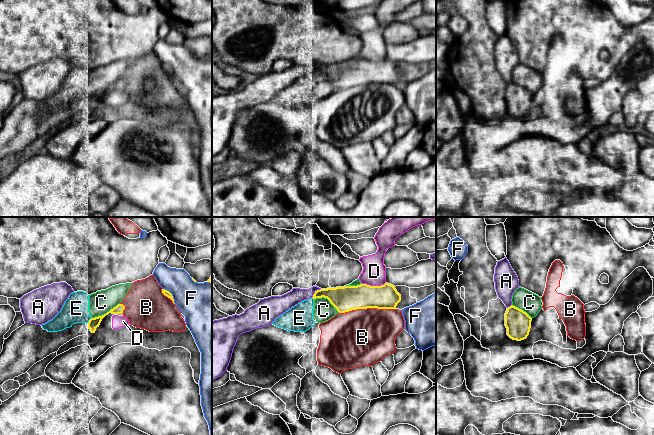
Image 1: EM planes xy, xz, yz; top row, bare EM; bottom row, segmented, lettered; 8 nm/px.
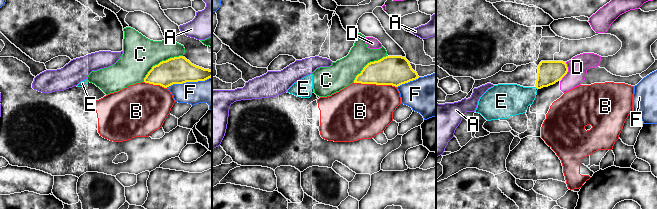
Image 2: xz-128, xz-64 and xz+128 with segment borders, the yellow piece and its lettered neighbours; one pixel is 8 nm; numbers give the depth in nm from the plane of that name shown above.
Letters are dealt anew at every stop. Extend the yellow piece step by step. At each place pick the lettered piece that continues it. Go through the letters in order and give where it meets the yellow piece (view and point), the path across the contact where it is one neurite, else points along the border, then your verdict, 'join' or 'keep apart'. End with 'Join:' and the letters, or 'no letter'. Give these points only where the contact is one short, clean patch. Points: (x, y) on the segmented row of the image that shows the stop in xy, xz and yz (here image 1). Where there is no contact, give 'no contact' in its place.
A: contact xz (315, 292); keep apart
B: contact xz (367, 307); border xz (395, 308), (357, 308), (339, 313); keep apart
C: contact xy (106, 313); keep apart
D: contact xz (373, 286); keep apart
E: contact xy (89, 320); keep apart
F: contact xy (171, 295); keep apart
Join: no letter

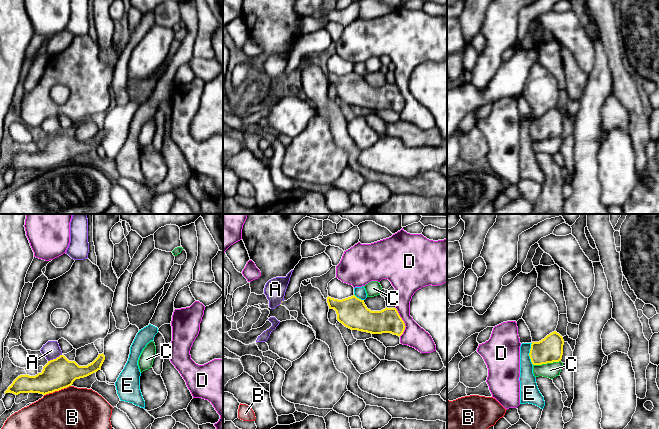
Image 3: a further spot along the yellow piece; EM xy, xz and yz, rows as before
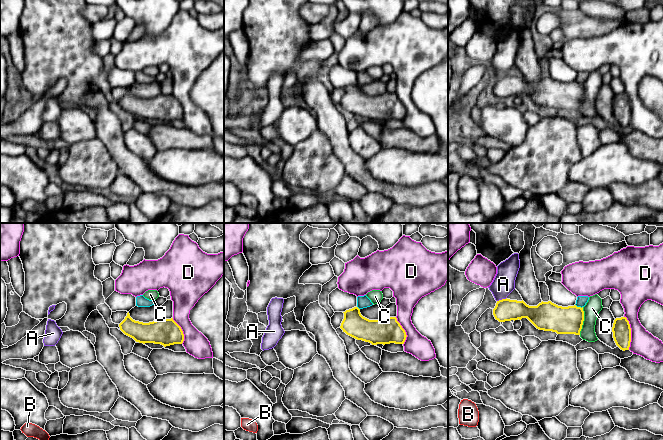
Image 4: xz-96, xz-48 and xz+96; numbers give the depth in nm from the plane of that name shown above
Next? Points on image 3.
A: contact xy (54, 359); border xy (61, 354), (48, 361); keep apart
B: contact xy (57, 390); border xy (70, 385), (44, 395); keep apart
C: contact yz (546, 363); keep apart
D: contact xz (403, 322); keep apart
E: contact yz (529, 354); border yz (531, 343), (529, 358), (533, 364); keep apart
Join: no letter

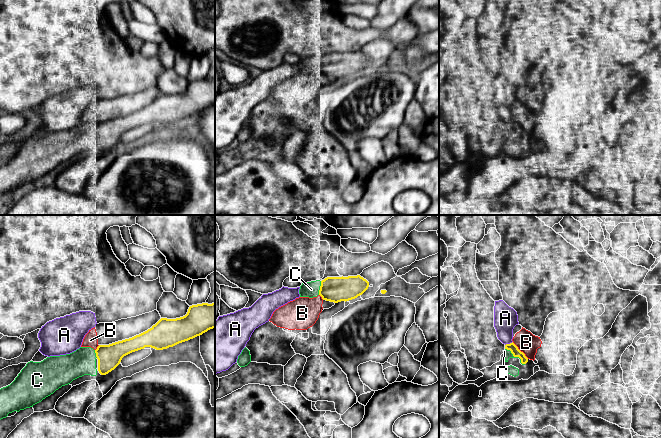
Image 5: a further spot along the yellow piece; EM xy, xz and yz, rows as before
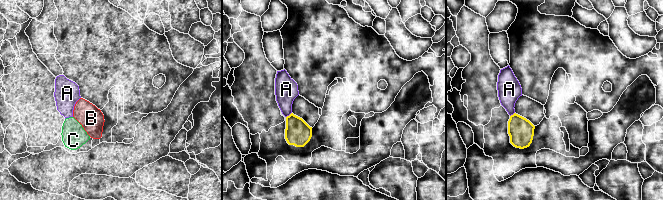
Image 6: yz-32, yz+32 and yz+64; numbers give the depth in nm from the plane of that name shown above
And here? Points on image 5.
A: contact yz (508, 344); keep apart
B: contact yz (519, 350); keep apart
C: contact yz (515, 356); join
Join: C

